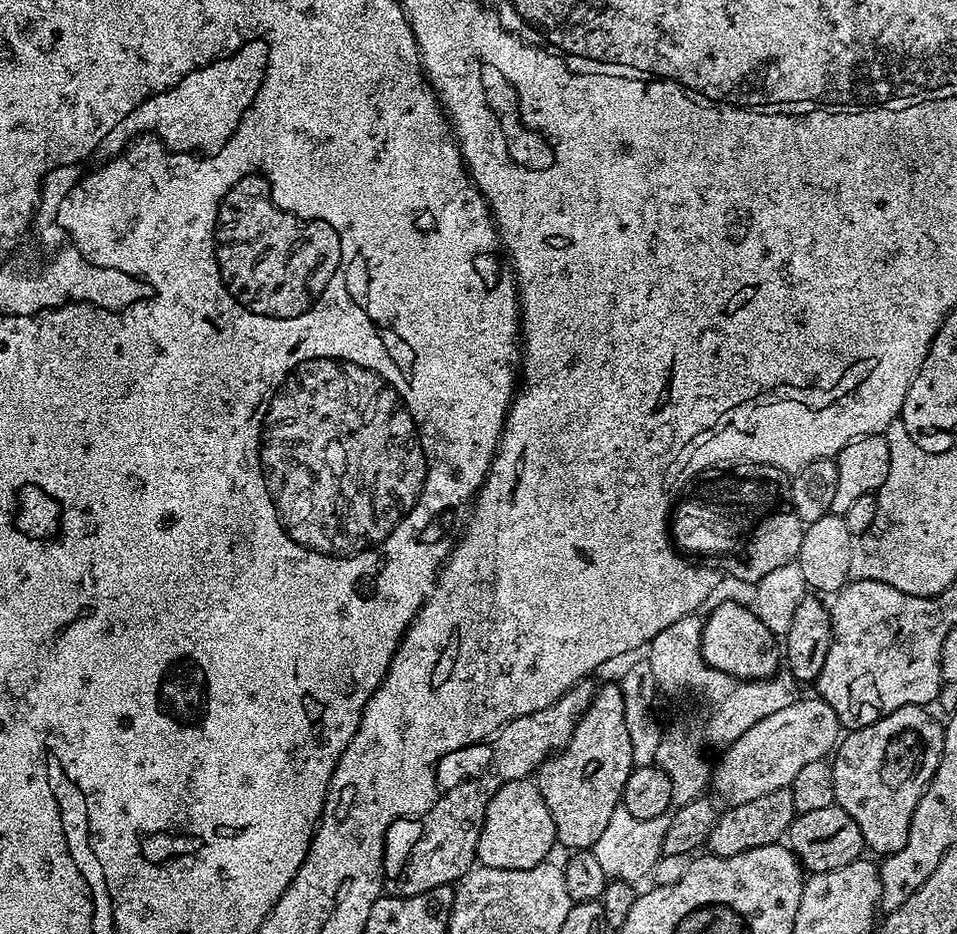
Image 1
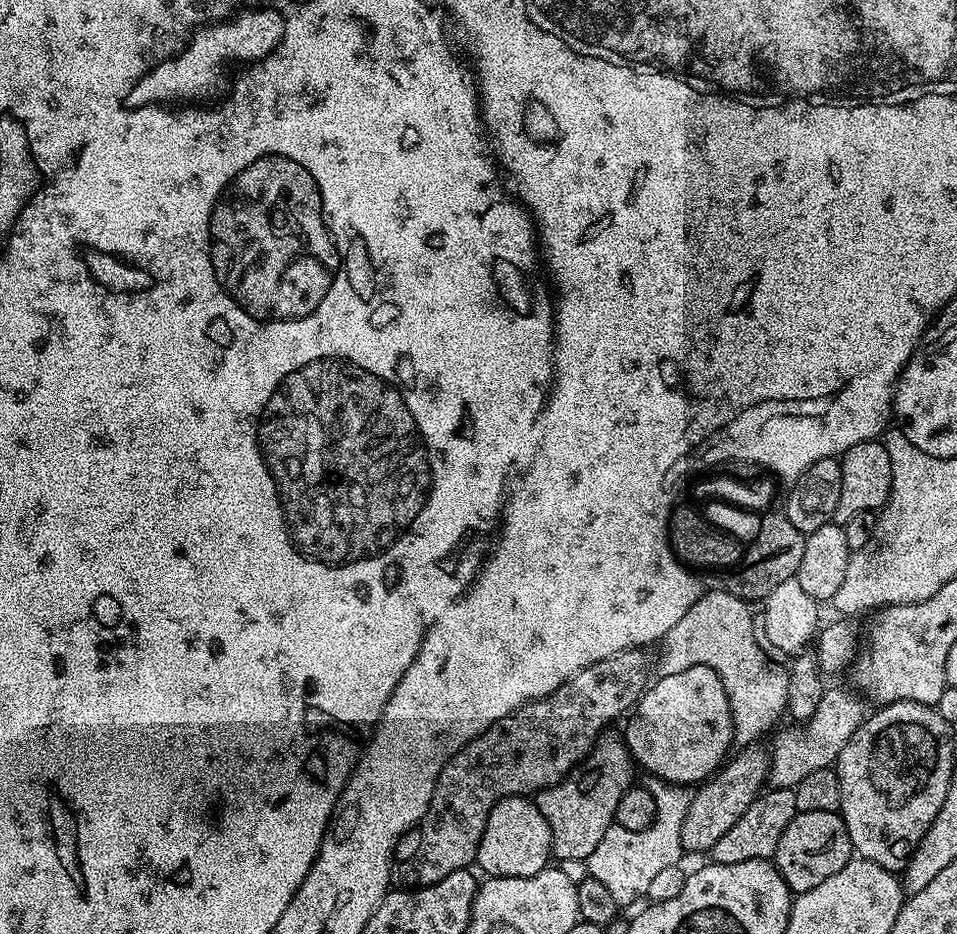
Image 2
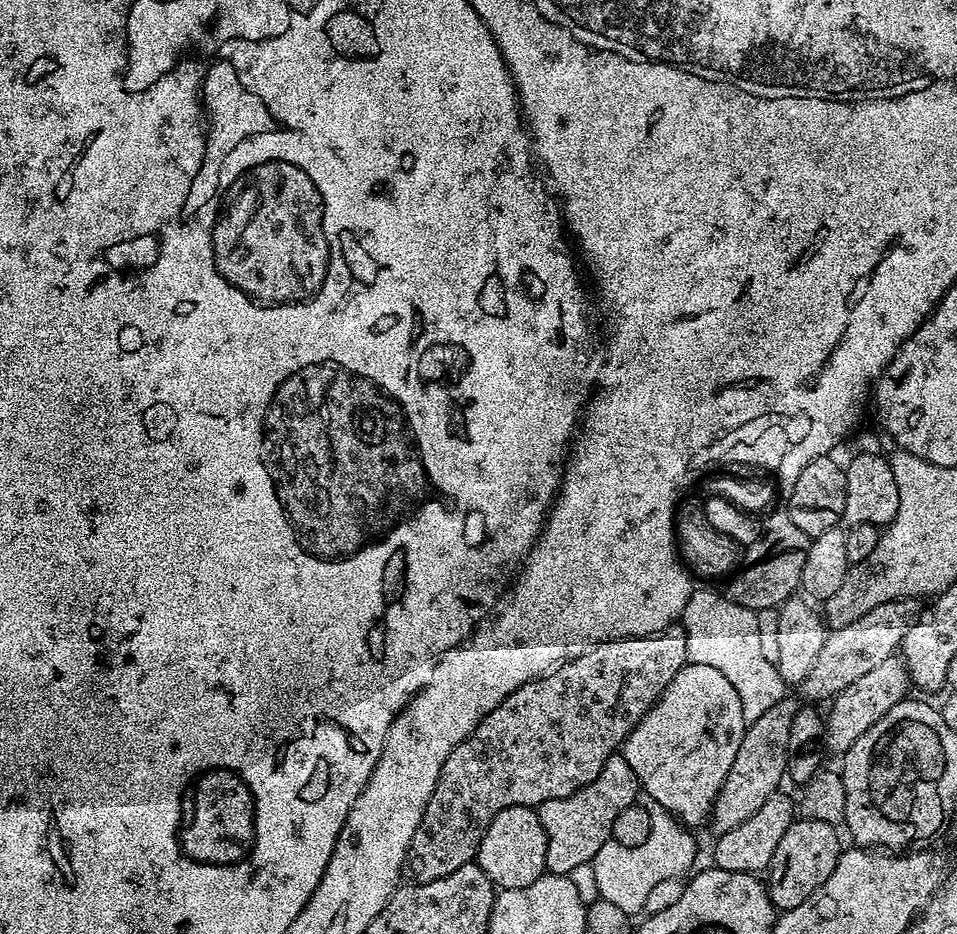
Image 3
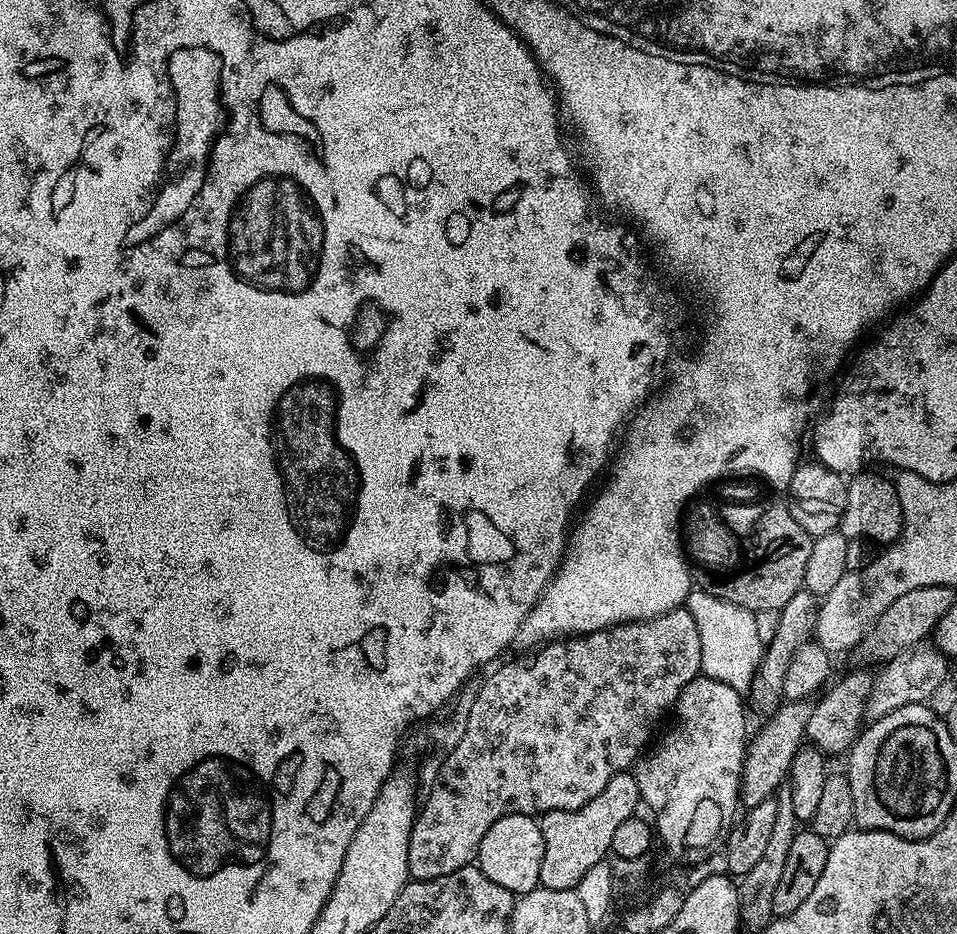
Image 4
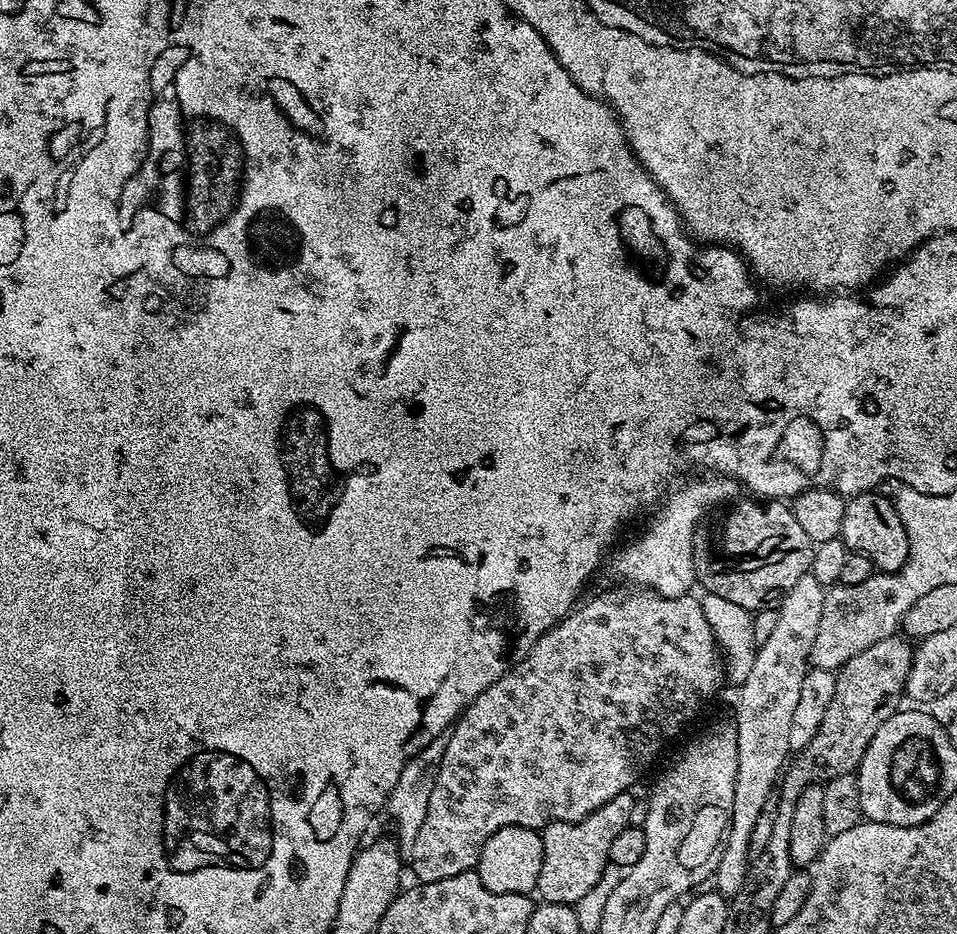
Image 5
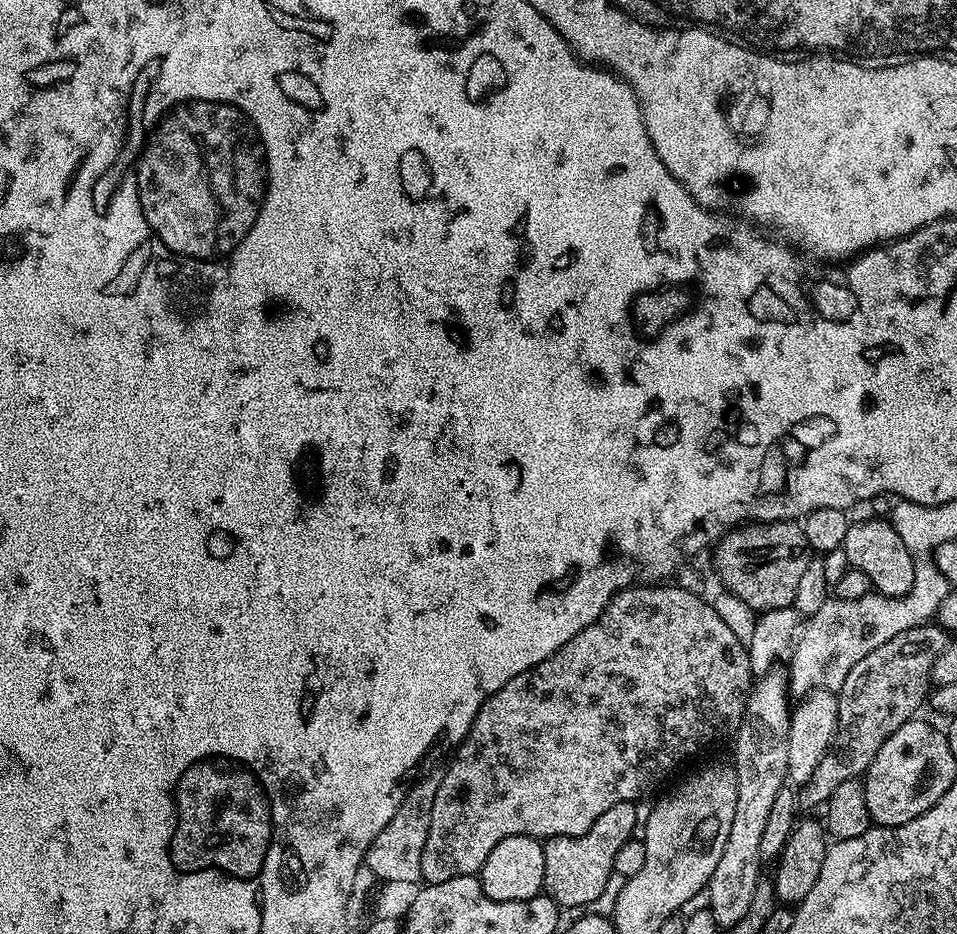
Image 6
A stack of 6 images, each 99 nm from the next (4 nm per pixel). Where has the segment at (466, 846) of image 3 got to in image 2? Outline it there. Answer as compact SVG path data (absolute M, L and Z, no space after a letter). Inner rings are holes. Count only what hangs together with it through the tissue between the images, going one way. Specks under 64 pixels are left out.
M644 650L619 652L616 656L602 658L602 662L594 662L594 666L574 674L546 698L523 704L506 718L494 722L494 726L487 728L457 756L452 757L440 771L428 815L396 841L394 872L398 880L404 883L401 885L409 889L425 888L434 882L442 882L442 878L446 878L446 874L454 874L454 870L468 868L475 861L476 851L482 842L486 818L502 797L531 797L541 788L554 786L573 768L578 767L605 735L604 727L614 723L620 715L623 717L644 695L644 690L650 683L646 653Z

